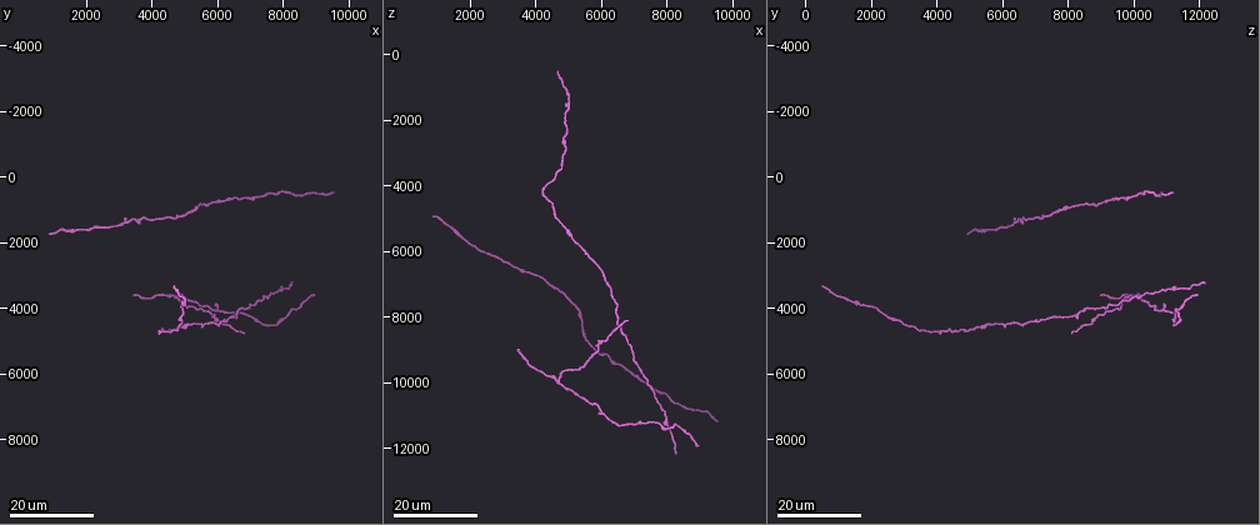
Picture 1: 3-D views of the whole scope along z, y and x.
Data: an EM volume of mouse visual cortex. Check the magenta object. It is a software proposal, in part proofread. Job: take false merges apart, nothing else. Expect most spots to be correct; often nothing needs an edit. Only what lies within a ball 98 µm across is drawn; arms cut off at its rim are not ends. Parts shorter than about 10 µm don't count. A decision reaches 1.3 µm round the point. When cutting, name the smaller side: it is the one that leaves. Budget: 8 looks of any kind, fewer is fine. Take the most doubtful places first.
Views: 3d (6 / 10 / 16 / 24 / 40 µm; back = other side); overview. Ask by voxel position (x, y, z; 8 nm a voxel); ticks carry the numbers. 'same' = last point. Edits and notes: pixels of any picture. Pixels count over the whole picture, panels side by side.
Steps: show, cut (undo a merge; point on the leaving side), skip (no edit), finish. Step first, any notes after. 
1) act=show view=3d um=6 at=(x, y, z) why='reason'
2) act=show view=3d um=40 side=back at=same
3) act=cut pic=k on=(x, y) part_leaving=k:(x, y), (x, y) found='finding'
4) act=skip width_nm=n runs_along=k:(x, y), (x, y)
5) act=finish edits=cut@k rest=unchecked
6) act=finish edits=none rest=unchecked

act=show view=3d um=24 at=(4700, 3600, 10000) why='a fork'

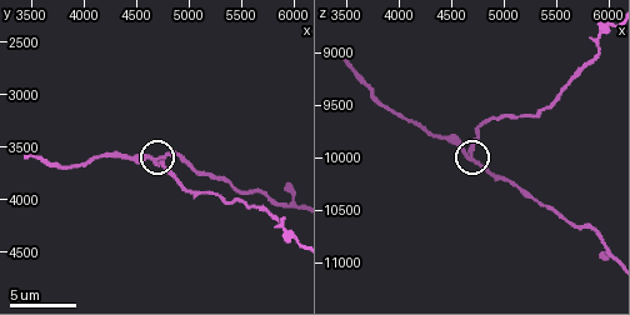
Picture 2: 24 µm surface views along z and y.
act=show view=3d um=10 at=(4620, 3600, 9960) why='zoom in'

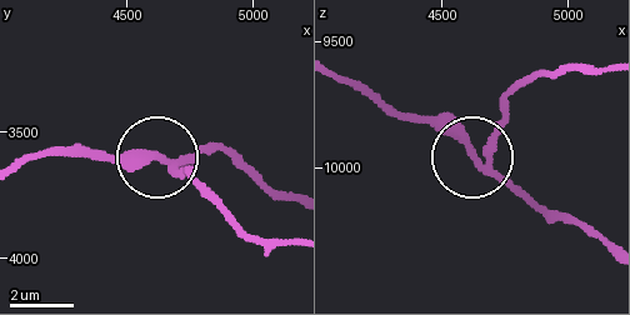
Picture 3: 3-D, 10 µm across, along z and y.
act=cut pic=3 on=(500, 121) part_leaving=3:(170, 161), (243, 225), (291, 241) found='two neurons meet here'

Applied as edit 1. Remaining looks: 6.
act=show view=overview

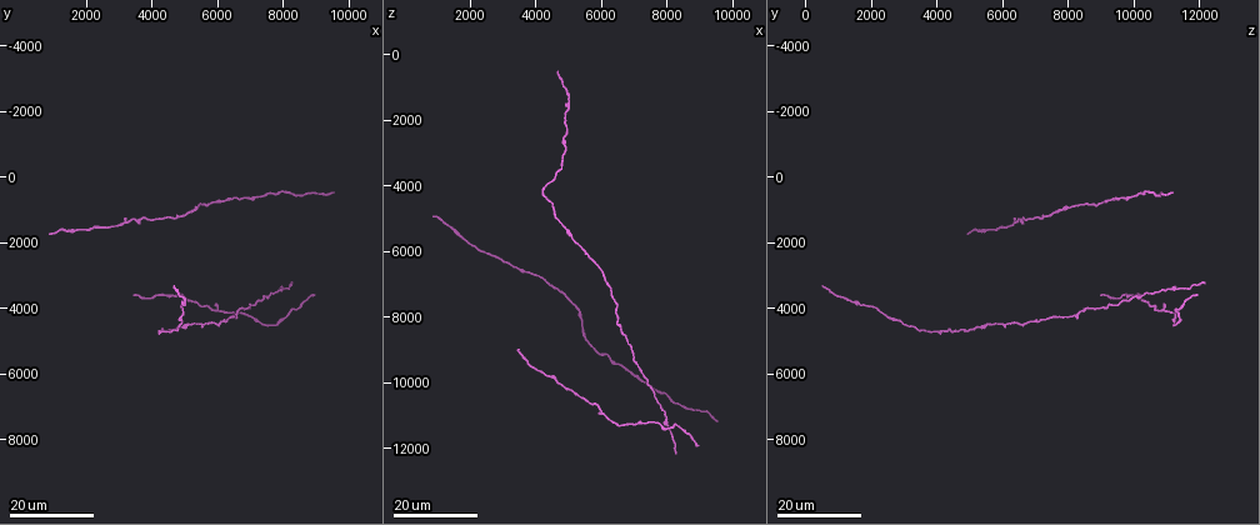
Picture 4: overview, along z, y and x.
act=show view=3d um=24 at=(3700, 1300, 6700) why='thick turns thin'

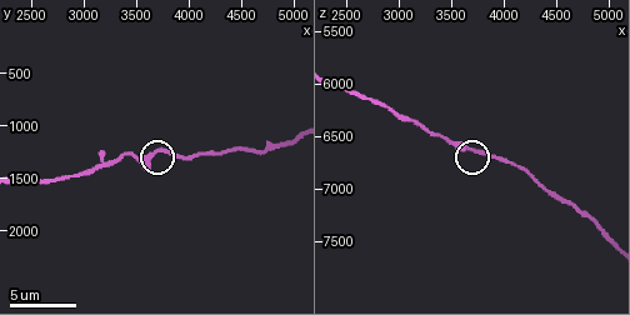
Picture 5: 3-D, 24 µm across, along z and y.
act=show view=3d um=10 at=(3740, 1240, 6640)

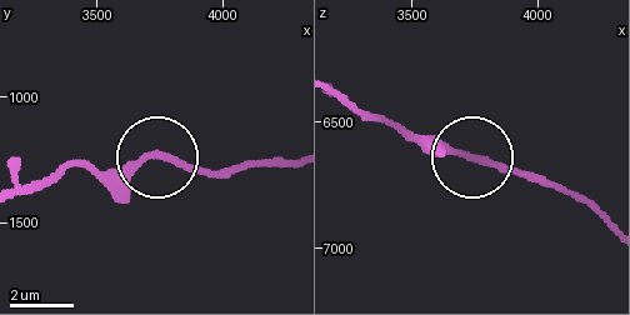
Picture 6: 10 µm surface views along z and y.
act=skip runs_along=6:(603, 219), (563, 191), (379, 121) found='one neuron here'

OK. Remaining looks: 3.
act=show view=3d um=10 at=(5940, 4080, 10780) why='thin neck'

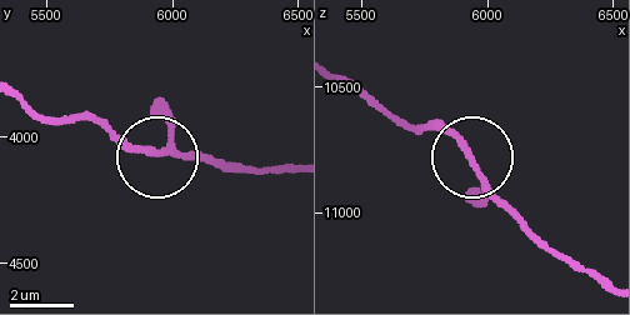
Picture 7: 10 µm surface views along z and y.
act=skip width_nm=200 runs_along=7:(605, 285), (564, 264), (491, 191), (459, 143), (390, 114) found='all the same neuron'

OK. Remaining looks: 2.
act=show view=3d um=24 at=(7400, 4400, 11300) why='calibre changes'

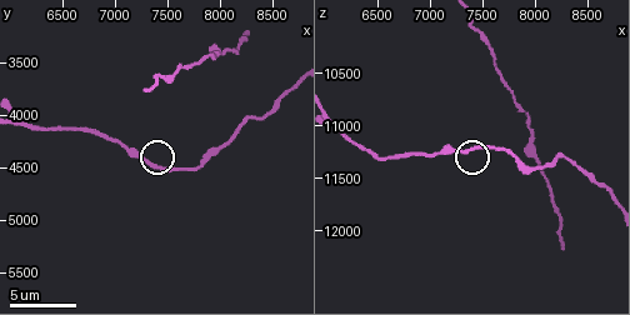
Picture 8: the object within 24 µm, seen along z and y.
act=show view=3d um=10 at=(7360, 4480, 11220)

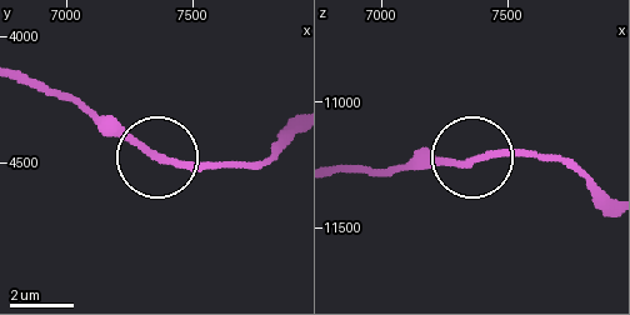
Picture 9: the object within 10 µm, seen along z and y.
act=skip found='continuous, no second neuron'

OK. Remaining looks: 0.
act=finish edits=cut@3 rest=unchecked

